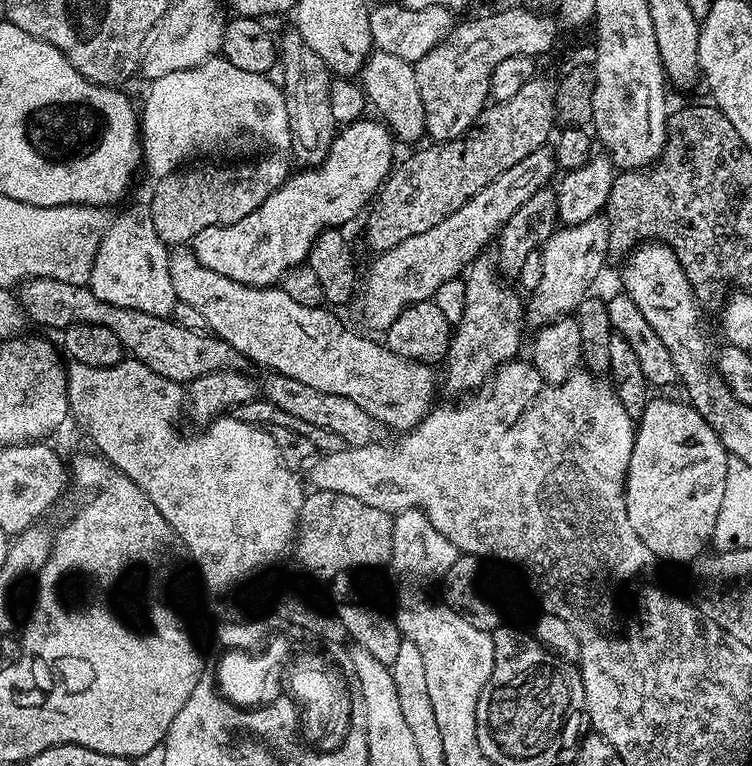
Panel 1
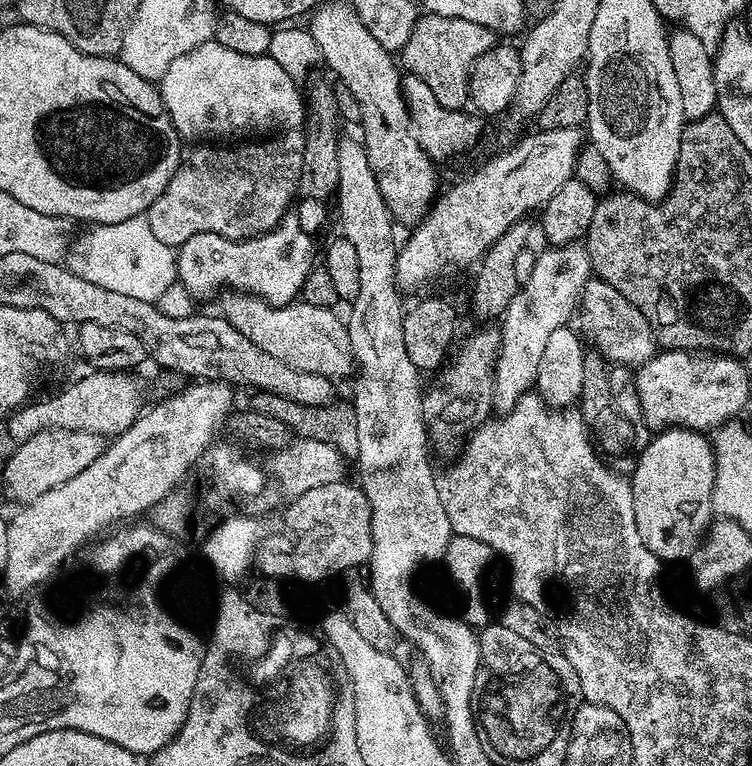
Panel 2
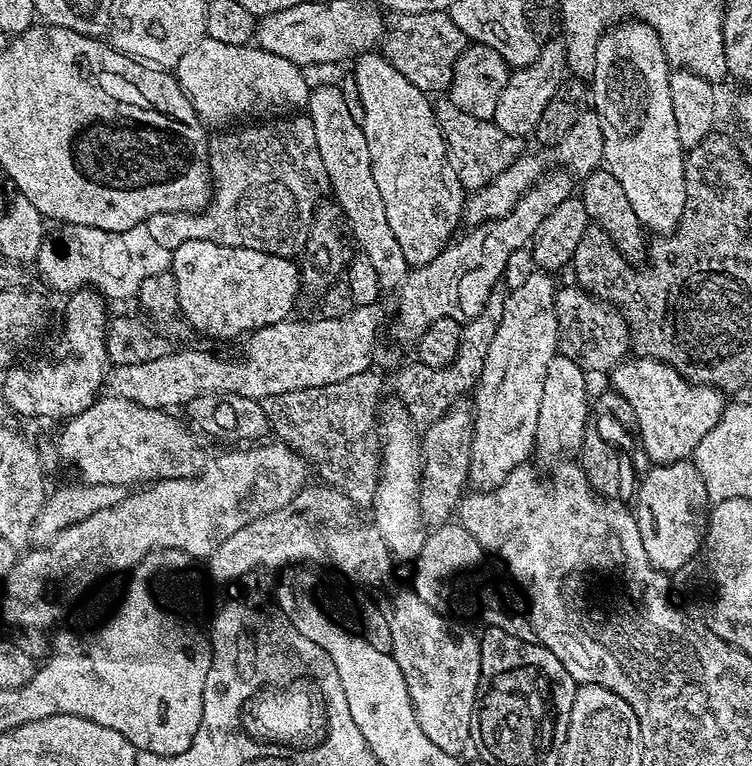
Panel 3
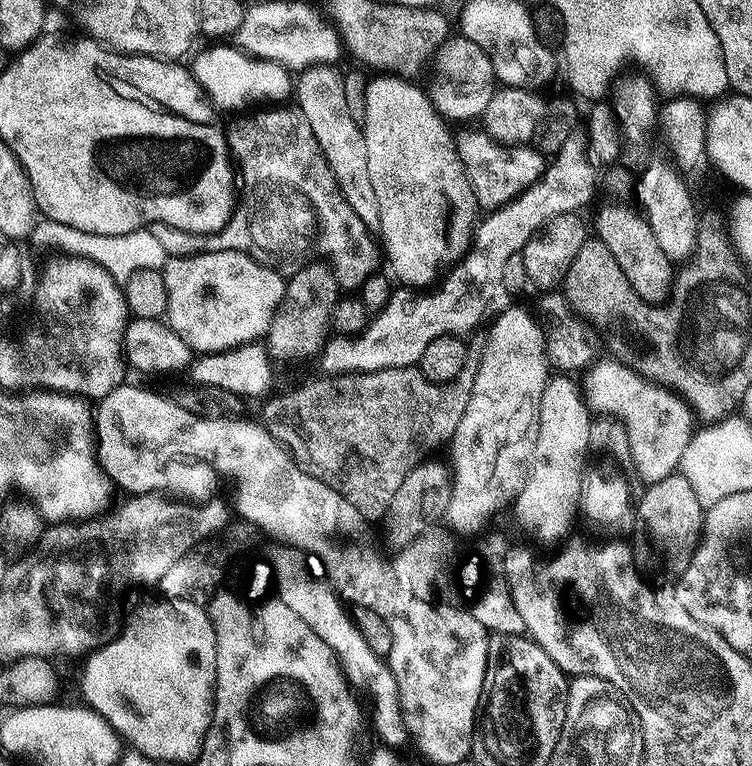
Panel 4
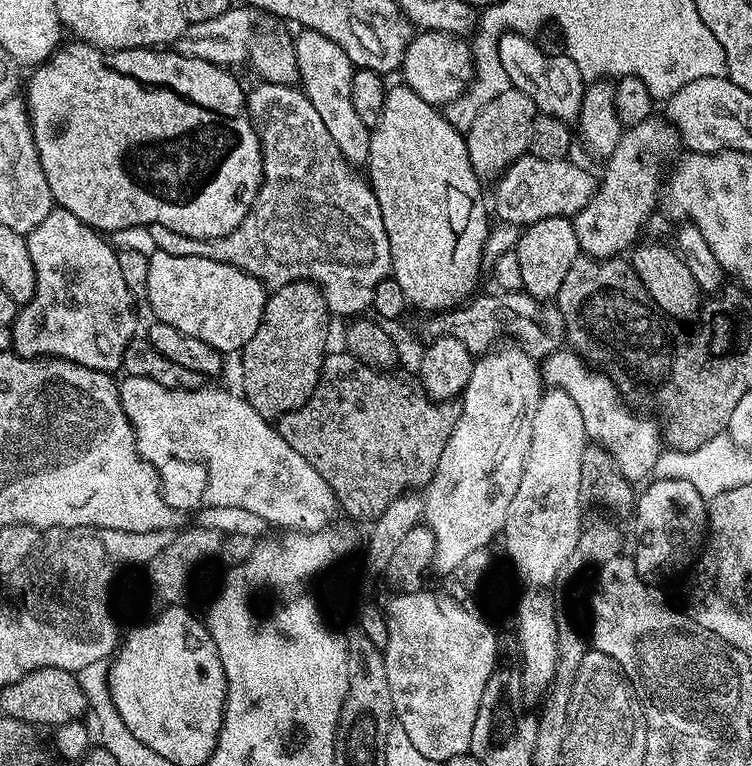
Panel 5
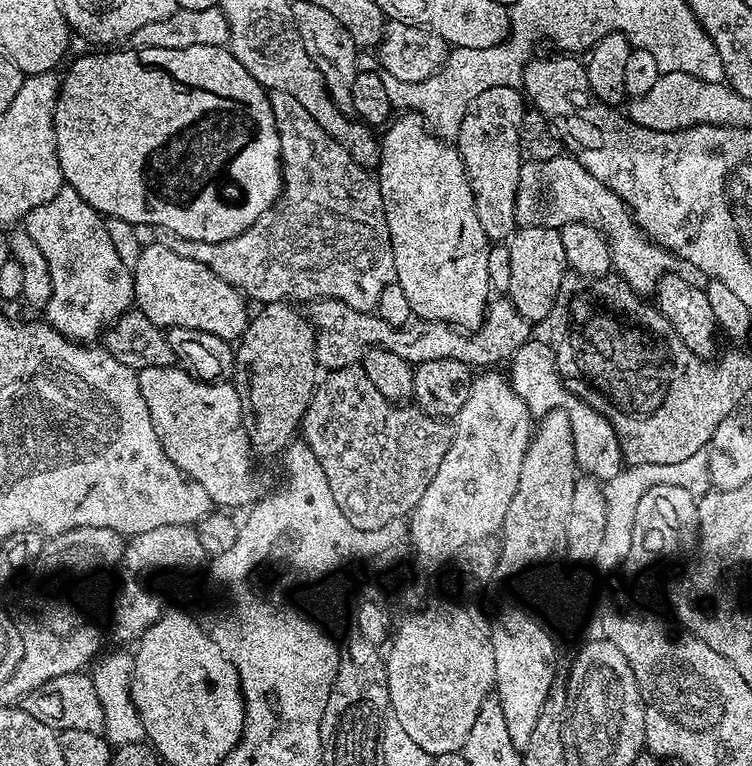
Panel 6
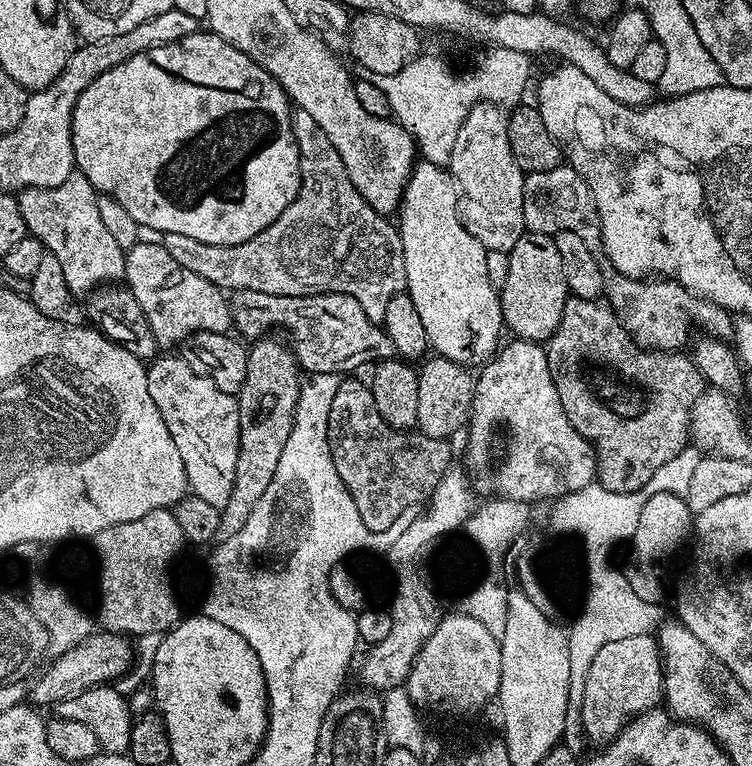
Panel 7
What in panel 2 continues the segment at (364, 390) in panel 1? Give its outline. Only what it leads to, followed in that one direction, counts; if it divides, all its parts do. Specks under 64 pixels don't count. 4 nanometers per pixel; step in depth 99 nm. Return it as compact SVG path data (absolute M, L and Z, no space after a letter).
M228 290L219 297L219 315L223 316L234 330L242 330L258 350L266 350L278 362L310 374L320 374L333 382L340 382L343 376L353 375L354 361L352 347L348 341L348 326L335 315L333 309L310 306L303 302L290 304L267 304L247 292Z

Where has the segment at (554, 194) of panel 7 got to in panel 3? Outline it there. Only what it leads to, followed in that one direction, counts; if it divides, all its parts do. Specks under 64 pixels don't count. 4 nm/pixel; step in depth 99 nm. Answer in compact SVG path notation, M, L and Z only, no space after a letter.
M451 98L437 99L434 109L440 133L444 135L448 147L448 160L466 190L483 187L525 151L525 141L521 137L506 134L506 130L498 130L492 119L483 120L462 112L458 106L454 106Z

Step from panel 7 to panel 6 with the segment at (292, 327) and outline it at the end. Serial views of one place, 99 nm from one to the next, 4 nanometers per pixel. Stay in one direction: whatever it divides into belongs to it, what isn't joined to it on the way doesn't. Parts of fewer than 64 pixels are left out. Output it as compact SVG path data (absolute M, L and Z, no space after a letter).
M496 298L489 303L488 311L484 313L484 321L471 331L457 328L454 324L447 324L444 320L421 320L413 319L411 322L397 326L387 324L380 316L372 312L359 312L346 302L341 300L318 300L307 310L306 316L311 321L312 328L316 334L316 363L321 369L331 370L334 368L351 368L363 361L364 355L371 348L382 350L394 350L406 362L418 365L422 362L434 362L434 358L454 358L458 362L468 365L473 370L492 370L505 362L511 361L514 353L530 338L530 321L522 316L514 306L514 302L507 298Z

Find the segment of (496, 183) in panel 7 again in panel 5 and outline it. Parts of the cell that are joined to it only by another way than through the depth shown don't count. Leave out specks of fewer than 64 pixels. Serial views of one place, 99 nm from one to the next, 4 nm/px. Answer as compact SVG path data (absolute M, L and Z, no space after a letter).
M507 88L494 102L490 102L474 118L474 126L466 133L468 157L474 166L477 176L481 178L499 177L517 158L525 155L530 142L530 126L538 114L536 103L517 88Z

